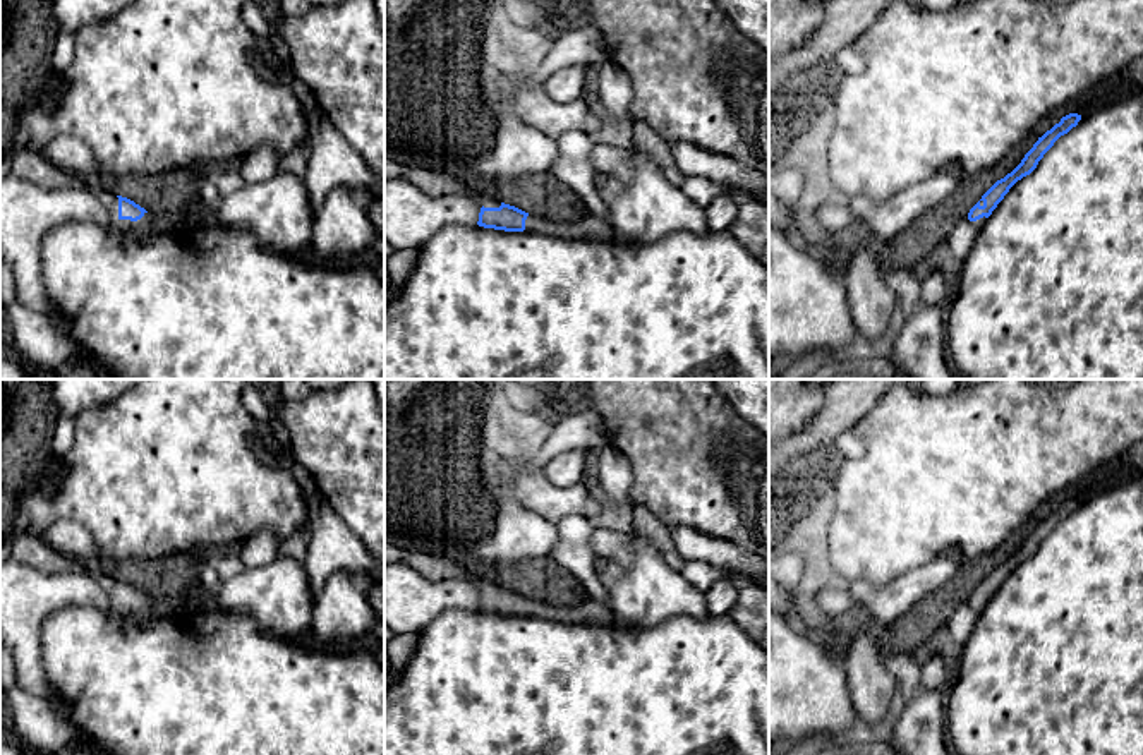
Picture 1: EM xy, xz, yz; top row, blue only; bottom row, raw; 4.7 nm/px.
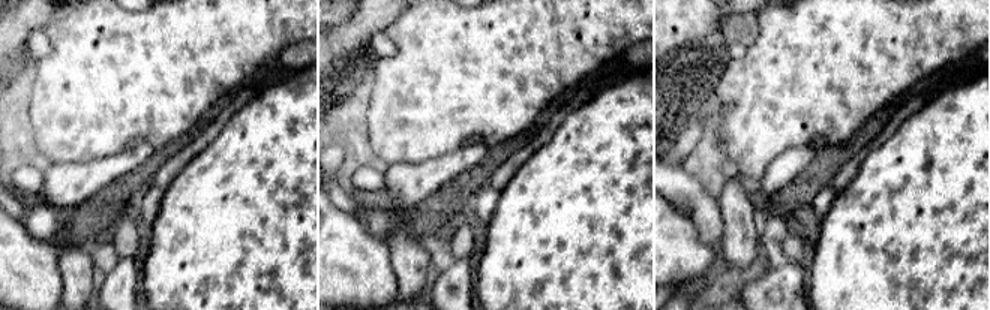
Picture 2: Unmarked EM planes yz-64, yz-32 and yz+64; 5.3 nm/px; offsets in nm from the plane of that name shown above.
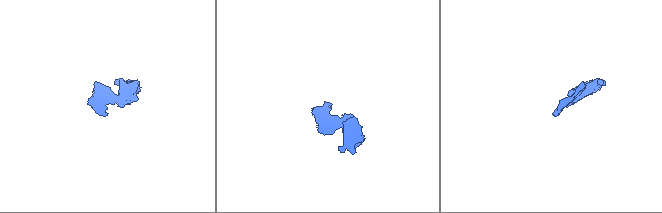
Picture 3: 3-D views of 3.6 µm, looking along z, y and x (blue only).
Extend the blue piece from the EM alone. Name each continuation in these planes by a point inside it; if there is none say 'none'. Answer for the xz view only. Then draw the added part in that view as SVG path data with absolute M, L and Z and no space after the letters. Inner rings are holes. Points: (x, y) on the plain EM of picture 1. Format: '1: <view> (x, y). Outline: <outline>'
none

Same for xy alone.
none

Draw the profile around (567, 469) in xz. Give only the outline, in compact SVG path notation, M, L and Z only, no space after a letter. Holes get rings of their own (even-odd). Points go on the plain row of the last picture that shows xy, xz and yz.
M597 450L563 451L544 465L542 474L554 487L582 484L585 482L585 456L589 453L597 453Z

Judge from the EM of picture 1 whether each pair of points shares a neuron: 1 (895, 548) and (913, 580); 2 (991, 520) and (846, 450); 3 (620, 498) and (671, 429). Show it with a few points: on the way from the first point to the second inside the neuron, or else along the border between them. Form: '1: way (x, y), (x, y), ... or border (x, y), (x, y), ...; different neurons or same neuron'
1: border (946, 555), (917, 565), (884, 585), (870, 584); different neurons
2: border (850, 429), (864, 445), (864, 453), (858, 459); different neurons
3: border (611, 446), (630, 462), (630, 498), (635, 503); different neurons

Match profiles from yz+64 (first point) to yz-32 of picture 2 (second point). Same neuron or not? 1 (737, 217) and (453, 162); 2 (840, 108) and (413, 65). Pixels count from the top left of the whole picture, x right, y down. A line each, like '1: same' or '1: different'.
1: different
2: same

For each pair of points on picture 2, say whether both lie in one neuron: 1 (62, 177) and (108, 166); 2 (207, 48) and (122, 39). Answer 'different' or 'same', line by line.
1: same
2: same

